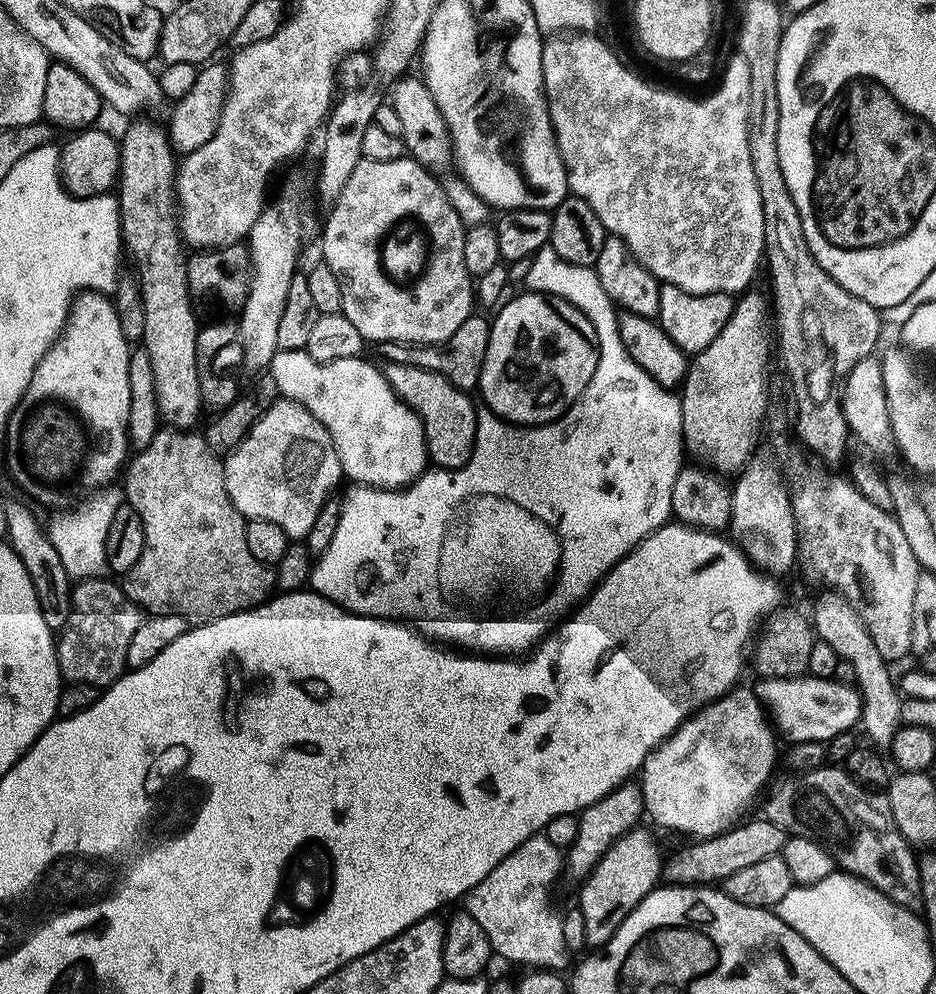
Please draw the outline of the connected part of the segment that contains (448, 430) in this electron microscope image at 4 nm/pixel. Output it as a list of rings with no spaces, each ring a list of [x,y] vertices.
[[[385,363],[382,371],[396,395],[420,416],[424,423],[424,440],[428,444],[428,459],[437,469],[463,468],[472,458],[476,447],[476,417],[478,409],[472,405],[467,391],[455,388],[446,377],[418,366]]]

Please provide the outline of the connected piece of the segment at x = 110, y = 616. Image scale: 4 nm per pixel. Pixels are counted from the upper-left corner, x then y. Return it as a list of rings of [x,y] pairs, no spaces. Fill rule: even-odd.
[[[89,578],[81,580],[71,589],[72,612],[68,621],[59,629],[56,645],[56,661],[60,667],[60,675],[65,681],[73,684],[92,684],[96,689],[103,690],[120,679],[128,668],[126,650],[130,650],[130,638],[138,631],[138,626],[146,616],[142,609],[124,593],[123,587],[112,578]]]

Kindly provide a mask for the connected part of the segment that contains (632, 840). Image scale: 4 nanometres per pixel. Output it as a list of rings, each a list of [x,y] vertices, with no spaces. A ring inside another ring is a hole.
[[[644,826],[631,828],[624,836],[618,838],[610,846],[602,858],[594,866],[594,870],[589,876],[585,876],[580,888],[580,901],[578,901],[579,910],[582,912],[583,925],[585,927],[585,942],[589,949],[599,950],[604,947],[610,938],[614,938],[614,930],[622,926],[622,922],[646,898],[652,893],[652,889],[657,887],[661,881],[662,857],[660,858],[660,848],[656,845],[656,840],[650,833],[644,829]]]

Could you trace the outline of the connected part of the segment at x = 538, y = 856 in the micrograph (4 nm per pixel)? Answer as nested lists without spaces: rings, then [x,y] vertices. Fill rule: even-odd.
[[[537,834],[526,838],[522,846],[506,854],[506,858],[502,858],[502,862],[498,862],[498,866],[494,866],[494,870],[490,870],[490,874],[486,874],[486,878],[482,878],[482,882],[478,882],[478,886],[471,888],[467,896],[463,897],[463,911],[468,912],[470,918],[478,922],[478,926],[482,926],[497,957],[513,960],[516,964],[528,964],[524,966],[536,970],[564,970],[567,966],[570,951],[562,936],[562,916],[559,911],[556,913],[548,909],[548,887],[555,882],[556,875],[562,872],[565,864],[566,856],[562,849],[554,846],[550,838]]]

